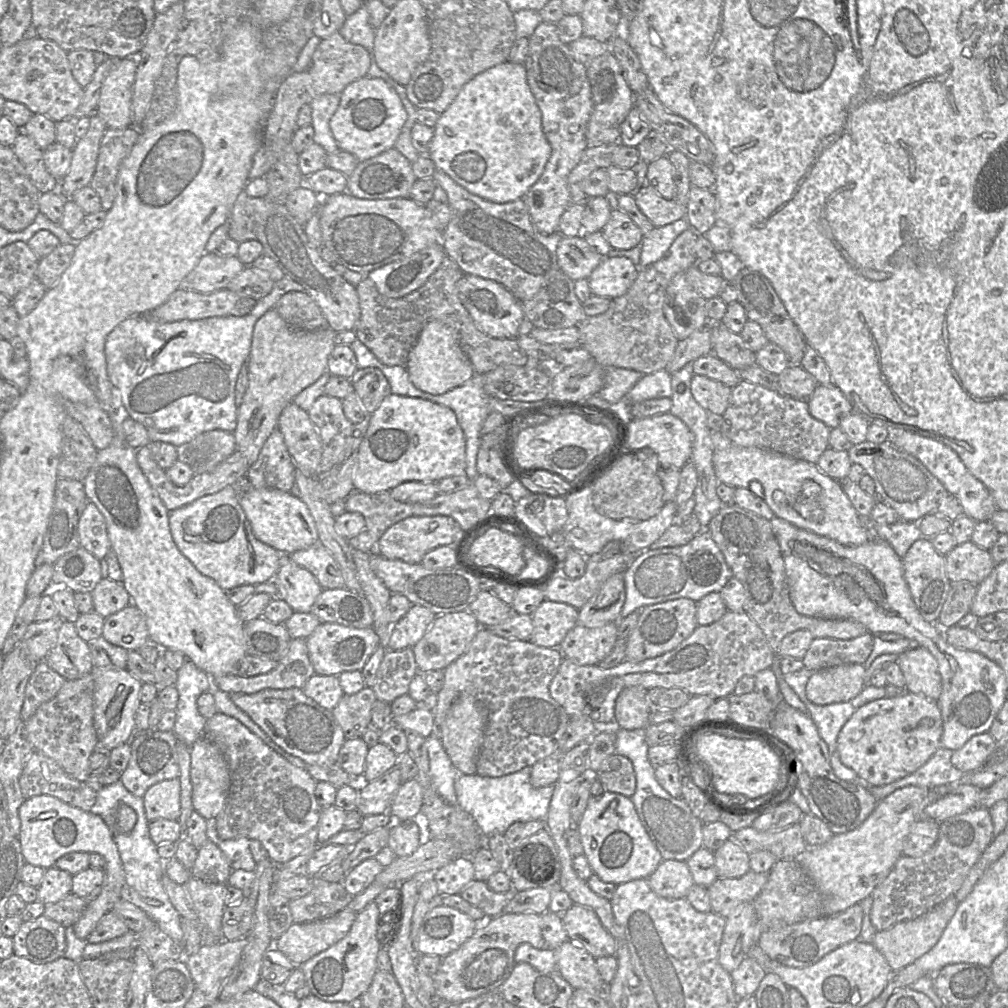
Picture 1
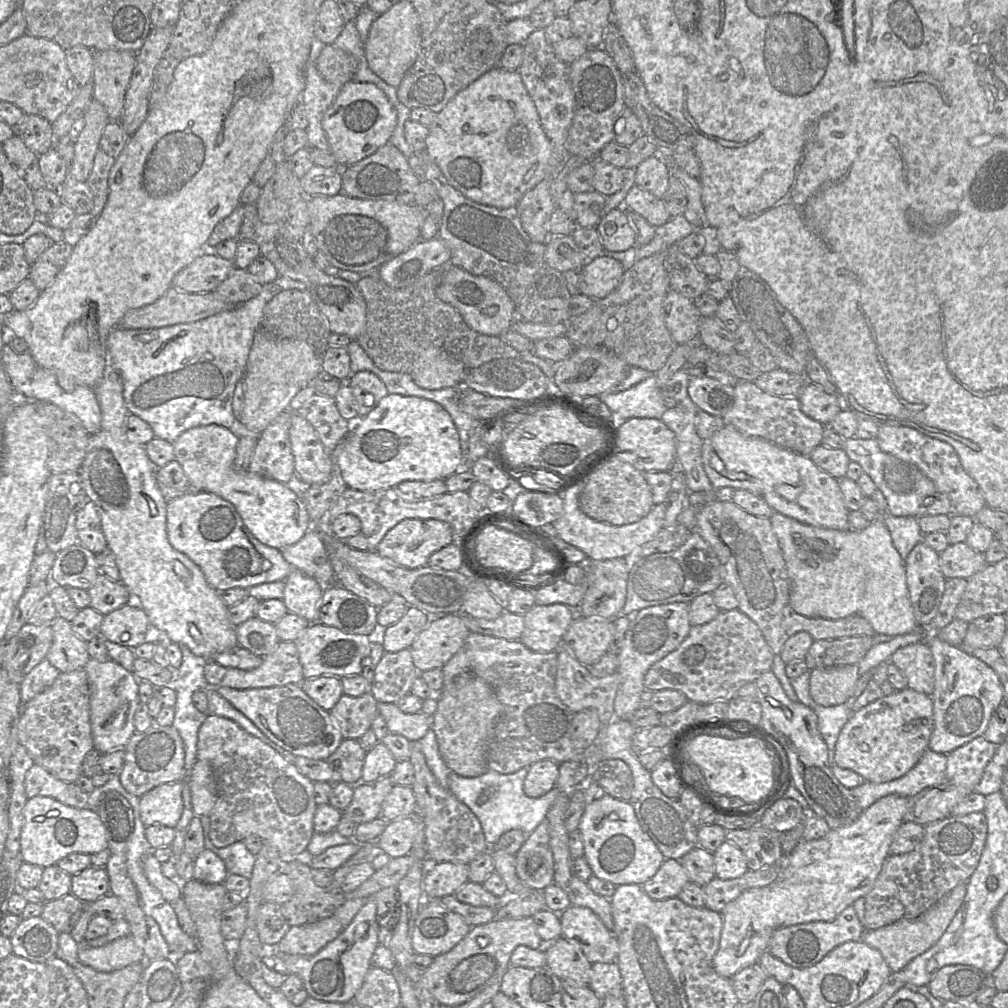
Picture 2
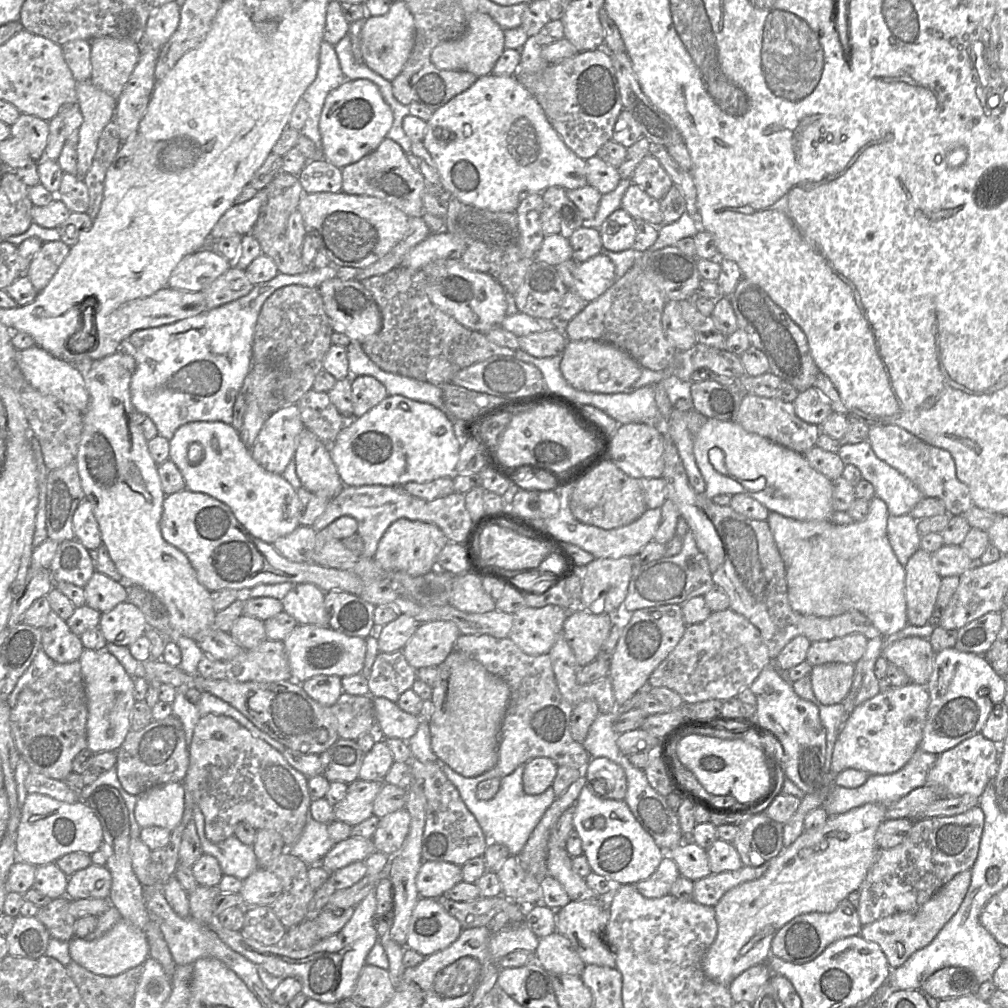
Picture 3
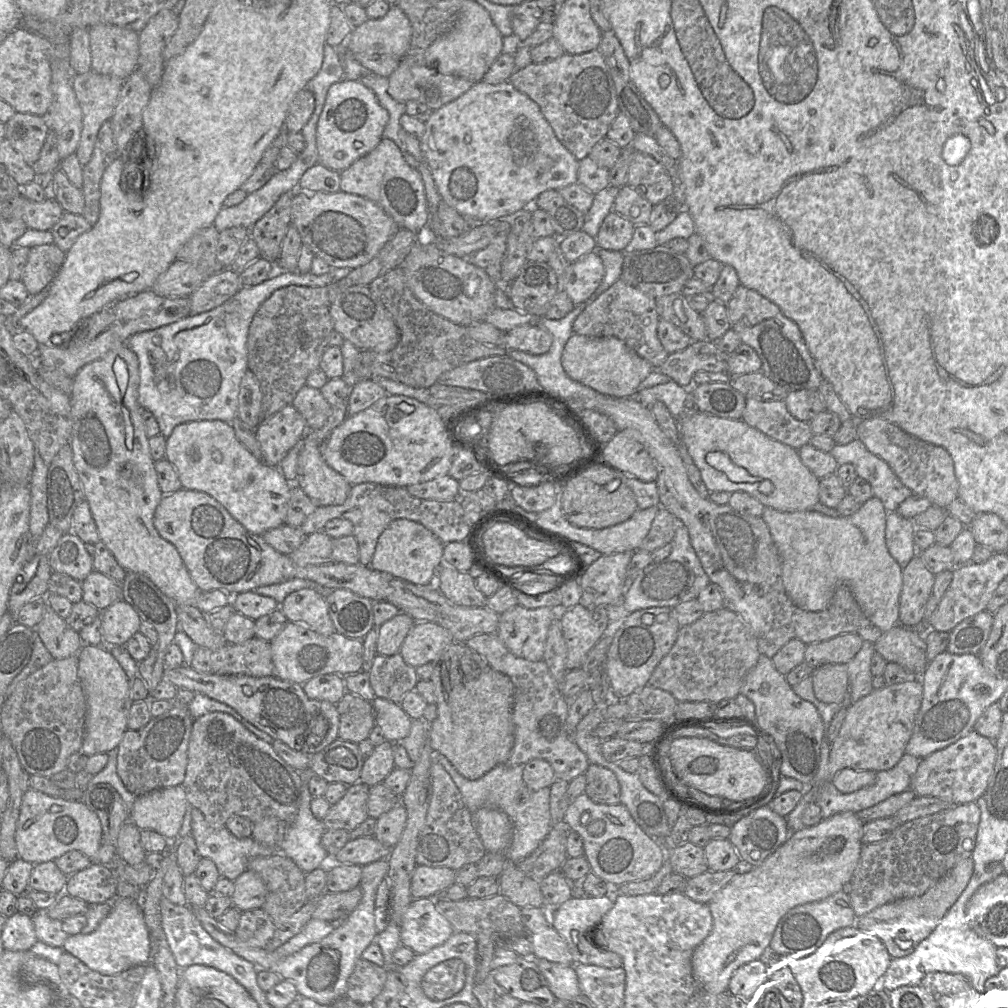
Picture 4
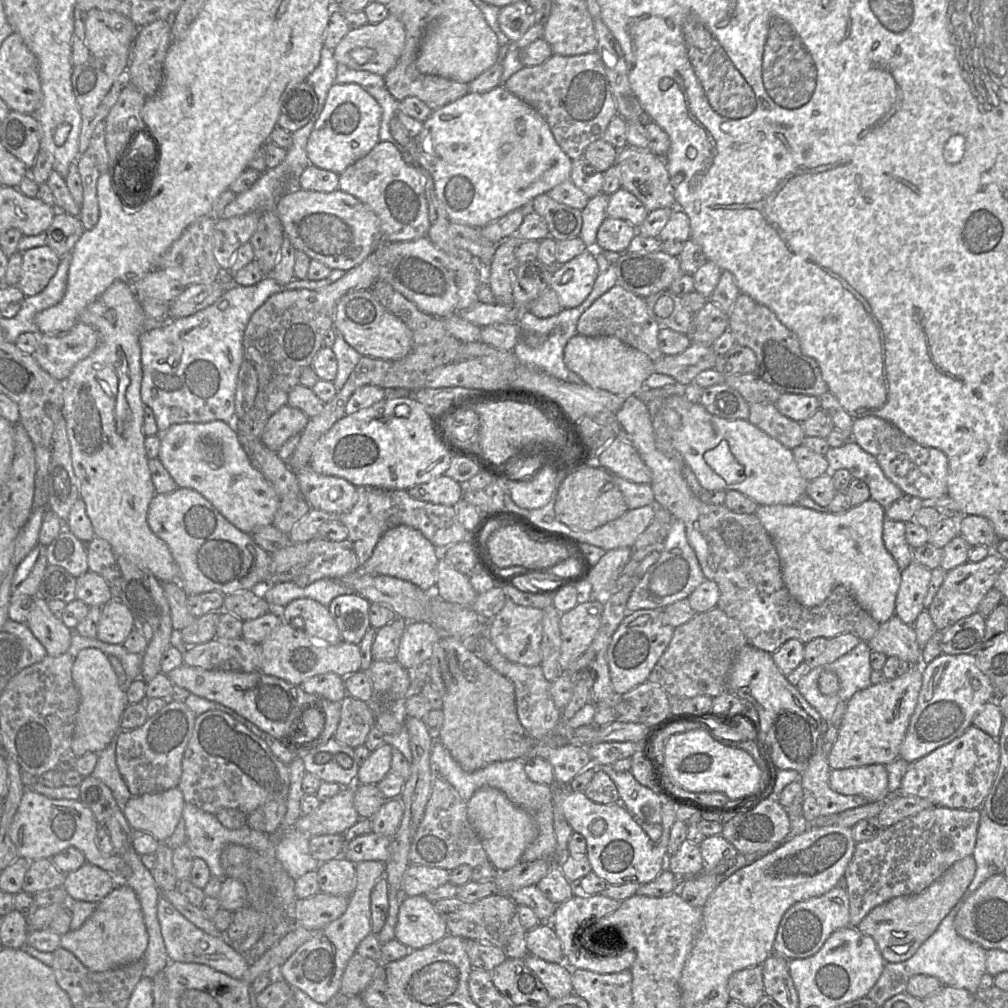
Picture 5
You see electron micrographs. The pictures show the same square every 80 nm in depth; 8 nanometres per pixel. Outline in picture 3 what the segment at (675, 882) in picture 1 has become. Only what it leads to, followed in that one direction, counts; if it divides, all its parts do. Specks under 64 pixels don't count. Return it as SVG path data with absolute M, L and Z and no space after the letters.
M665 855L657 870L648 879L638 882L635 887L646 898L661 898L670 893L673 883L680 876L674 860Z

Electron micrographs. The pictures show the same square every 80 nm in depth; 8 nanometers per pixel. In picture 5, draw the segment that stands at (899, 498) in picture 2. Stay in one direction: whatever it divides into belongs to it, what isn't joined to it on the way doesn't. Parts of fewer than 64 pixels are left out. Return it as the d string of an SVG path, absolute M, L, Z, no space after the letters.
M848 440L840 447L830 447L825 457L830 472L847 469L853 478L867 484L870 499L878 502L884 509L904 495L901 489L886 477L876 458L853 440Z

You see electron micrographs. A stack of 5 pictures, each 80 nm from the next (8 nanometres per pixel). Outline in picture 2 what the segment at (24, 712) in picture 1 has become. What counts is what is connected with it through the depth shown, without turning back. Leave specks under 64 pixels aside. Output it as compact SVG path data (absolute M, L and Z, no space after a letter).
M46 658L27 673L20 683L19 717L26 703L51 686L59 673Z

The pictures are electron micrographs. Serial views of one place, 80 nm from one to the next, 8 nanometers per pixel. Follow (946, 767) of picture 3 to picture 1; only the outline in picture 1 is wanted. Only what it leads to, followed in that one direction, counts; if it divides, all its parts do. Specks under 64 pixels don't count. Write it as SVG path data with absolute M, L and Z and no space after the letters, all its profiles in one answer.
M989 732L974 735L951 756L952 765L963 773L970 773L983 767L993 755L999 743Z

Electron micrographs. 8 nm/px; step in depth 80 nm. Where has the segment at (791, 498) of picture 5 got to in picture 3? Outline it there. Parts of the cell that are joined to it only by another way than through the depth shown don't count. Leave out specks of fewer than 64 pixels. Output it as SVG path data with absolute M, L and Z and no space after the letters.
M708 418L707 422L694 436L693 452L706 485L703 495L708 499L712 499L719 494L744 493L759 501L769 511L799 521L830 520L834 512L832 480L815 470L803 454L758 434L747 432L735 421Z

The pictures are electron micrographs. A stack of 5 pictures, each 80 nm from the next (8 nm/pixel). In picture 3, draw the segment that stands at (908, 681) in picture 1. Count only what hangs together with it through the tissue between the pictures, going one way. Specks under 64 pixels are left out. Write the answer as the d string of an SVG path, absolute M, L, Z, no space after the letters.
M911 636L888 645L882 655L901 668L910 682L925 686L933 670L935 653L928 639Z

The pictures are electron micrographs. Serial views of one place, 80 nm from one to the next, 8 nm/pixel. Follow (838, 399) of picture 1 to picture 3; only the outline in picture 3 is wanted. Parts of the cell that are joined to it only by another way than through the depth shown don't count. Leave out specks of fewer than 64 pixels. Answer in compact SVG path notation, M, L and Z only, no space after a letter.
M814 386L799 392L792 403L796 415L810 424L822 424L833 412L821 390Z

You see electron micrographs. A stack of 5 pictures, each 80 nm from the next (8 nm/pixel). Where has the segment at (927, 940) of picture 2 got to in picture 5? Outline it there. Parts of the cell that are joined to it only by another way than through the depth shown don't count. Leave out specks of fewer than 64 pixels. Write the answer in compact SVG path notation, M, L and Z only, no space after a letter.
M967 856L955 862L941 877L917 895L899 896L874 908L857 929L874 939L886 962L898 963L911 958L936 931L972 882L976 871L974 858Z

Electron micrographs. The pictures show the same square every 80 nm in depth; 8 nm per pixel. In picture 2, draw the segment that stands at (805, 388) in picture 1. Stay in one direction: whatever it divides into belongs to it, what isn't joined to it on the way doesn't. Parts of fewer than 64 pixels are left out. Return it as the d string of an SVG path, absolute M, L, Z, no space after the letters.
M777 368L761 373L752 382L766 393L779 397L799 398L808 380L803 374L791 373Z

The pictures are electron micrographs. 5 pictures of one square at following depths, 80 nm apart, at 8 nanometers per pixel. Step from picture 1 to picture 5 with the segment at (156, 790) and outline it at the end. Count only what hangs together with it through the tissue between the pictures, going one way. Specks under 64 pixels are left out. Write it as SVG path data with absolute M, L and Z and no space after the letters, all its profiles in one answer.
M173 787L161 792L132 796L123 813L133 830L144 830L160 843L168 842L185 804L182 791Z

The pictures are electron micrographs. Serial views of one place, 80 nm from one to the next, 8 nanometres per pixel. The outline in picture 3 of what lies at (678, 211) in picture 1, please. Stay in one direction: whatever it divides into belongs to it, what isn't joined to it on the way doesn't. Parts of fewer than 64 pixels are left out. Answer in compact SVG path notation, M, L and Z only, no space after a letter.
M633 183L624 193L621 208L629 213L633 219L642 219L656 227L660 227L663 224L660 200L649 196Z

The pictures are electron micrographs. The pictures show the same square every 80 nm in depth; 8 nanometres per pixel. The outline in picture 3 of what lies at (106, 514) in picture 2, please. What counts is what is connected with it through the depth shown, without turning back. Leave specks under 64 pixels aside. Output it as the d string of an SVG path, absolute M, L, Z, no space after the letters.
M118 349L113 354L92 362L83 372L85 386L89 394L89 404L86 411L82 413L83 428L75 463L80 476L81 487L85 493L85 499L90 501L93 506L93 513L100 529L102 543L108 549L109 556L114 562L117 571L123 577L123 581L126 584L136 584L142 586L144 589L156 595L165 604L169 612L170 625L175 636L184 635L193 640L199 640L209 628L216 628L214 627L216 611L213 608L211 592L198 581L196 572L186 555L175 546L166 542L162 537L160 530L160 520L163 511L163 501L166 494L161 486L157 471L158 465L155 463L149 453L148 440L146 440L142 428L132 421L132 413L136 410L131 402L130 380L135 368L136 363L134 358Z

